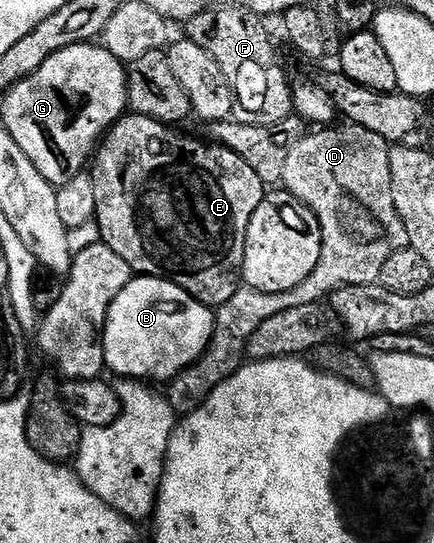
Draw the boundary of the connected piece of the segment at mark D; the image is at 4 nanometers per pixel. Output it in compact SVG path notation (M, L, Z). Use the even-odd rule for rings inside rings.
M341 124L338 130L333 128L318 129L318 134L306 133L305 137L291 148L291 156L287 156L287 164L283 168L283 186L290 190L303 204L307 204L318 218L319 212L325 212L325 208L337 206L337 198L343 196L348 203L354 198L363 202L367 207L373 208L373 214L377 220L377 230L369 230L367 237L373 240L373 246L377 241L375 260L367 262L363 268L355 268L353 272L317 272L316 275L296 288L283 293L259 292L242 286L222 306L216 307L213 319L213 338L209 341L209 347L197 362L193 362L187 369L181 371L168 383L167 397L171 408L178 416L184 416L195 412L200 408L207 396L223 380L231 377L236 370L240 370L246 361L245 342L267 320L275 316L275 312L285 312L288 308L302 307L303 304L318 303L322 297L328 295L334 289L335 284L341 283L347 286L367 286L376 283L383 272L383 264L391 252L399 252L409 246L407 230L403 220L396 212L392 202L392 176L391 160L389 152L391 143L383 140L375 132L371 132L362 126Z

